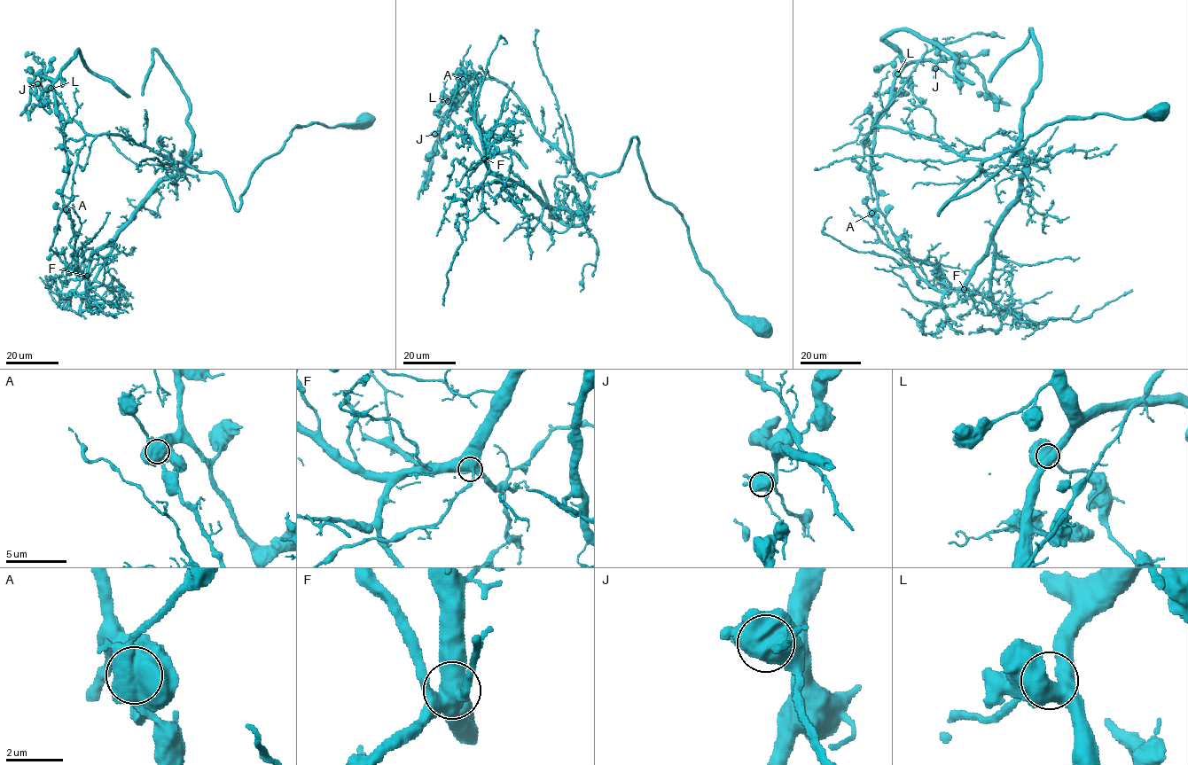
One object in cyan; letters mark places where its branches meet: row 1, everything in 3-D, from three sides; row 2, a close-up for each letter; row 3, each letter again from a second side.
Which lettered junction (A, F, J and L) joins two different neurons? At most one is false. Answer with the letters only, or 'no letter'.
no letter

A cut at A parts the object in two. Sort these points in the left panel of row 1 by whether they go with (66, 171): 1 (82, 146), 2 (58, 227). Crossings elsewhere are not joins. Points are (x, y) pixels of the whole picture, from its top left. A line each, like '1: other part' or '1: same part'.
1: other part
2: same part

